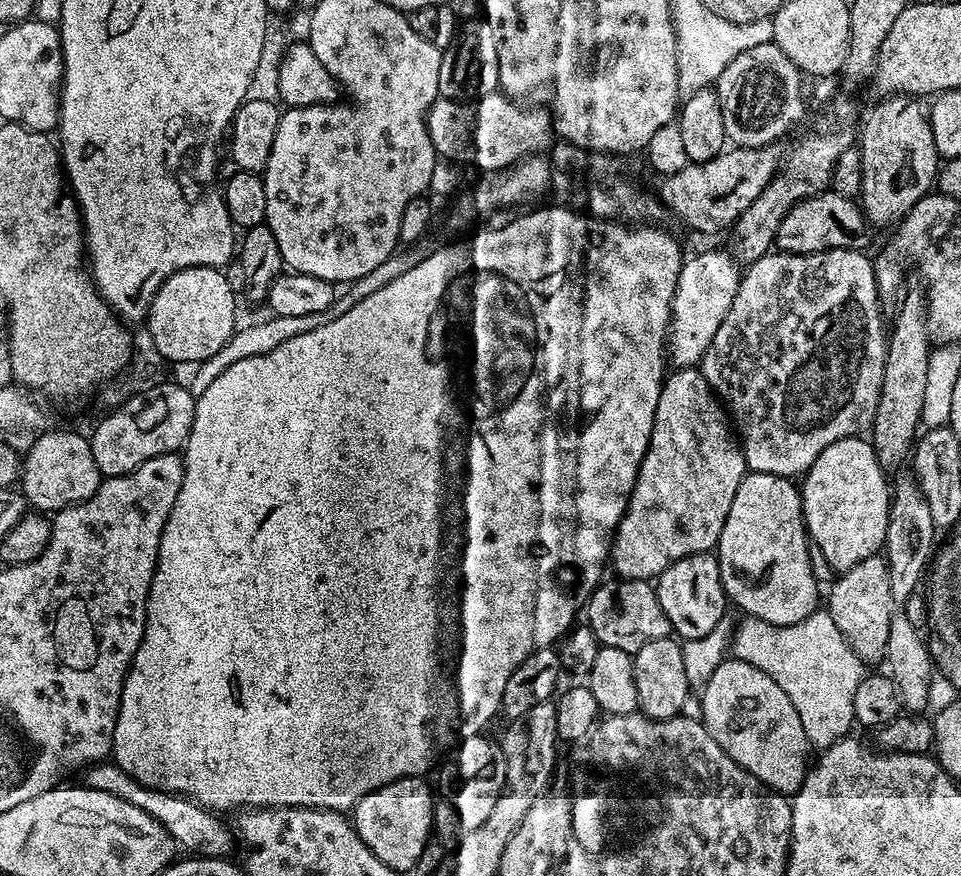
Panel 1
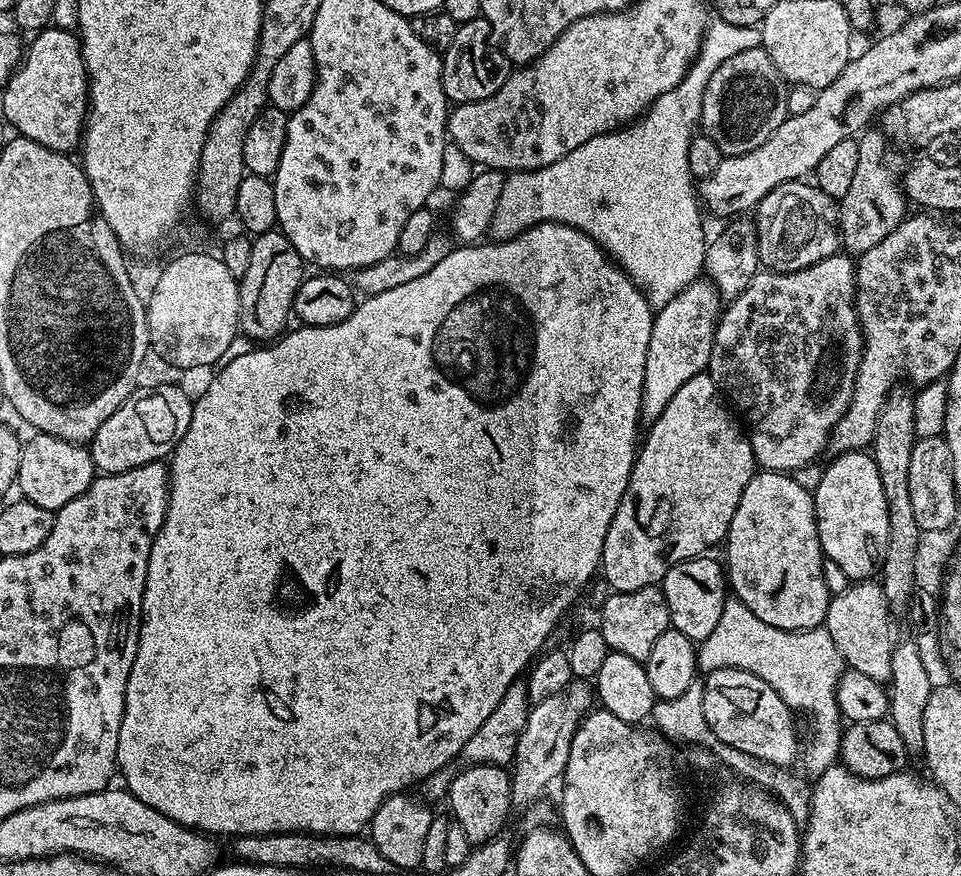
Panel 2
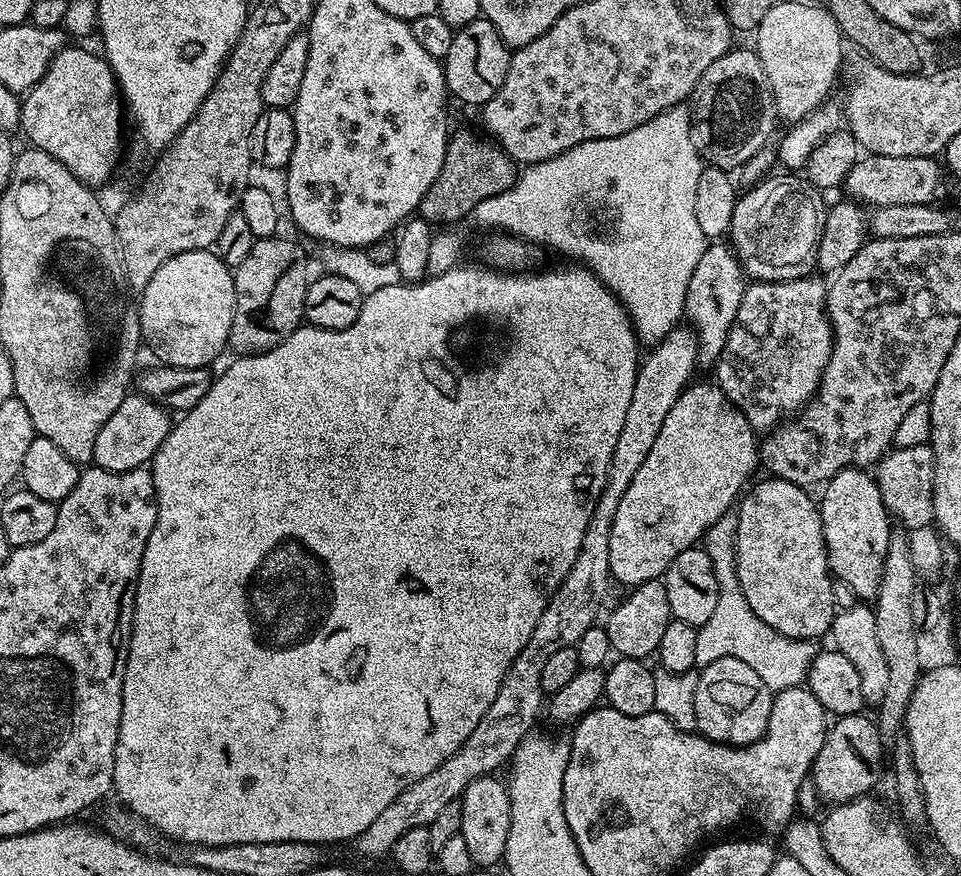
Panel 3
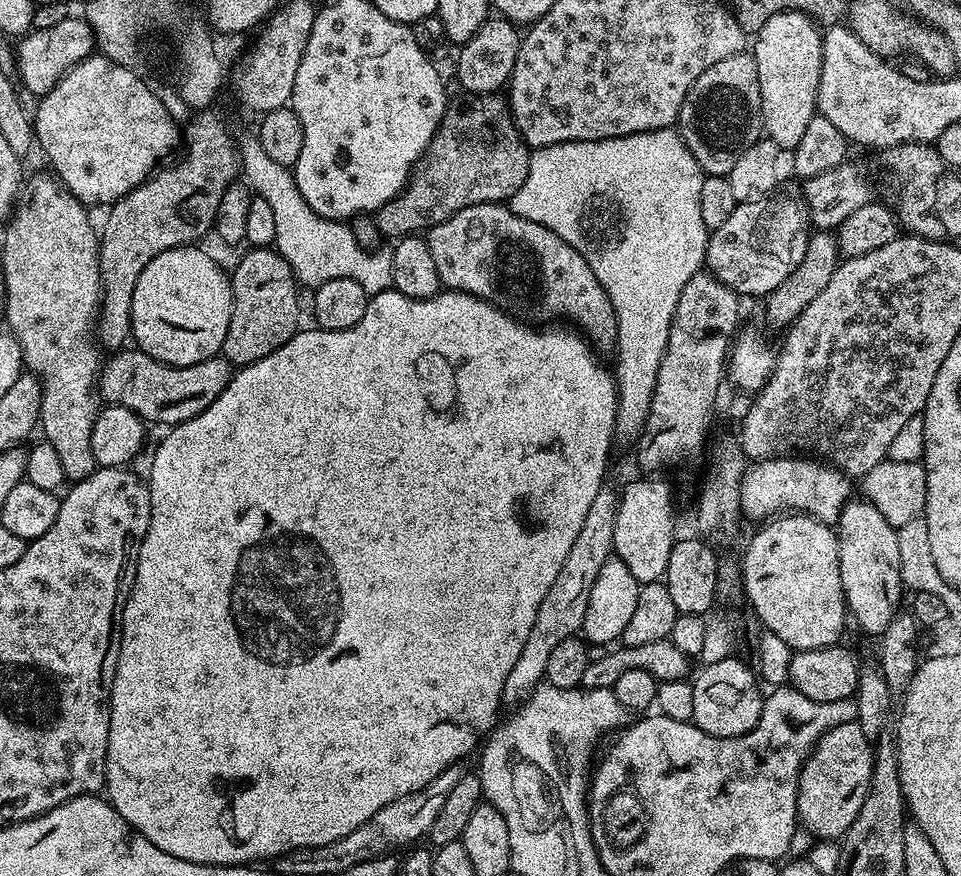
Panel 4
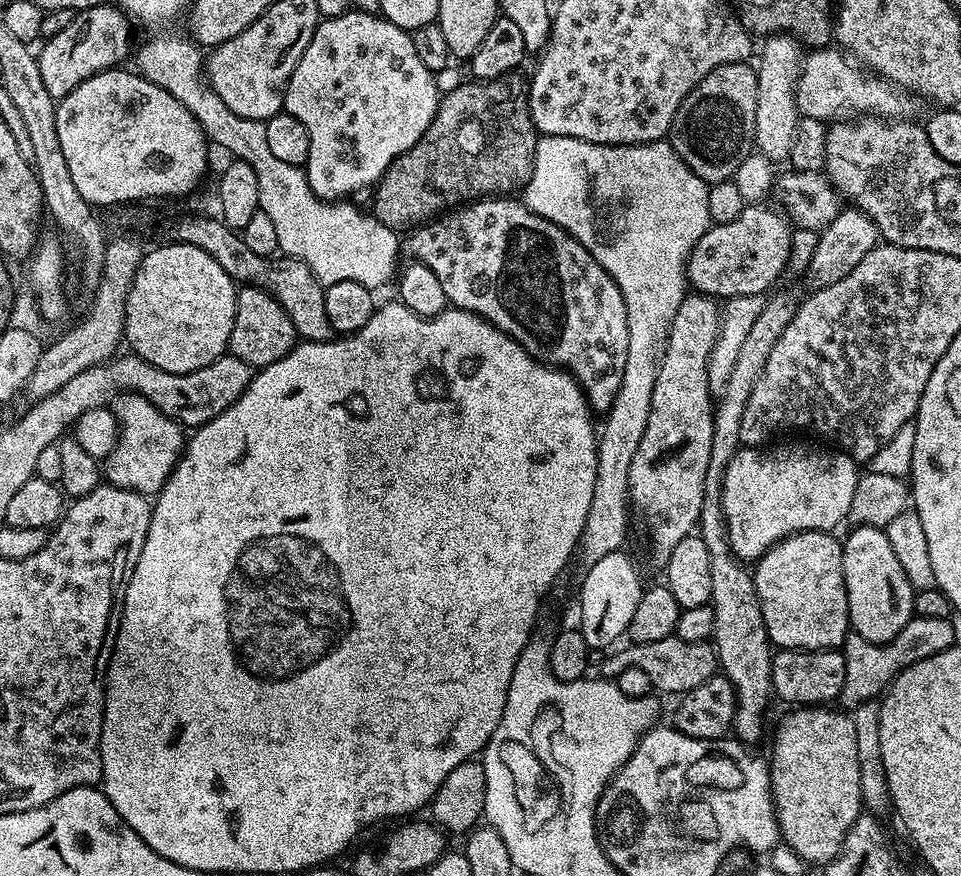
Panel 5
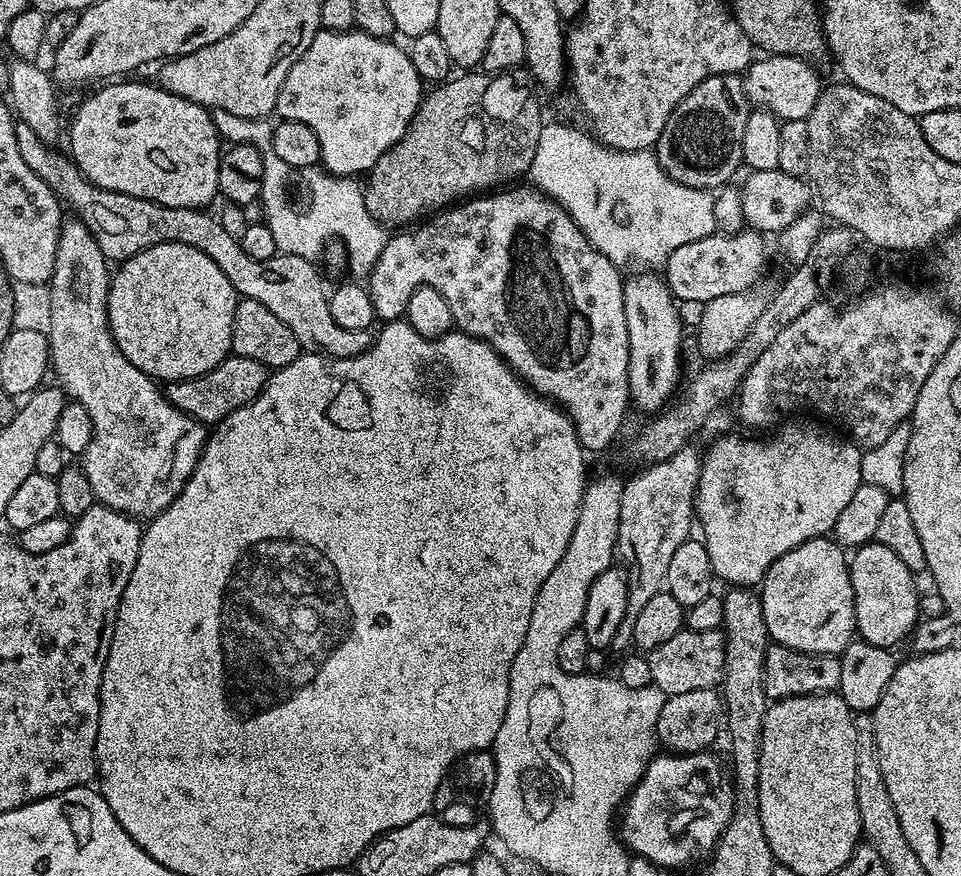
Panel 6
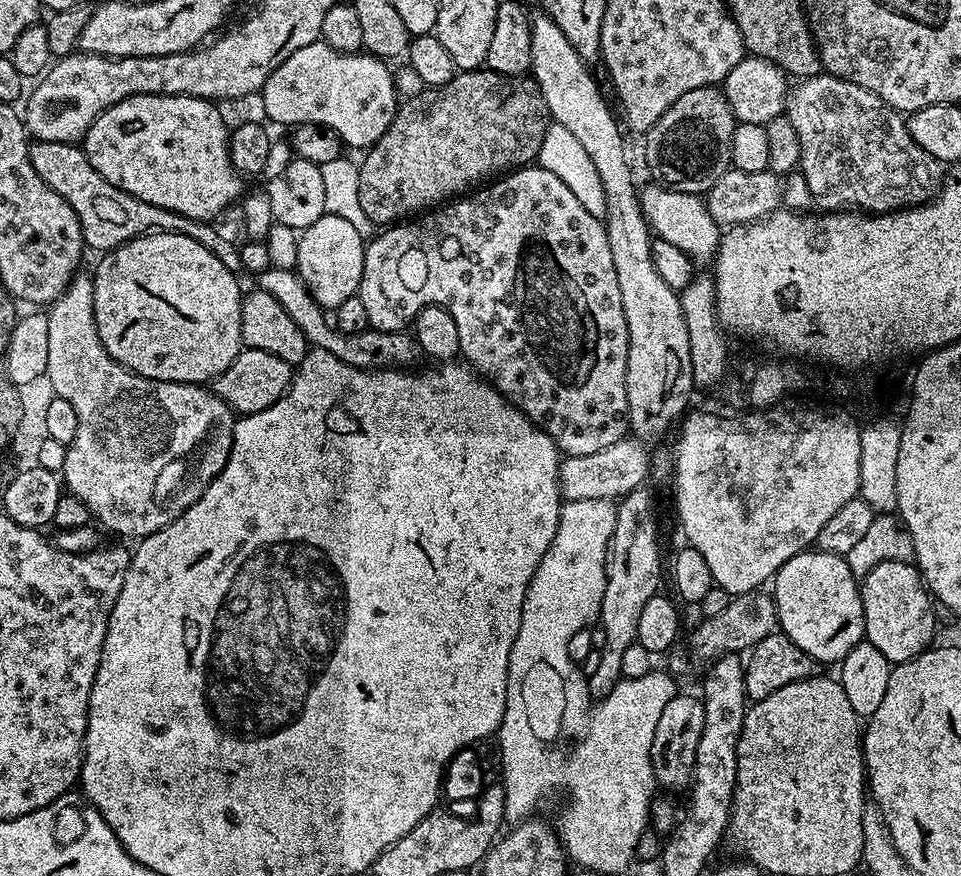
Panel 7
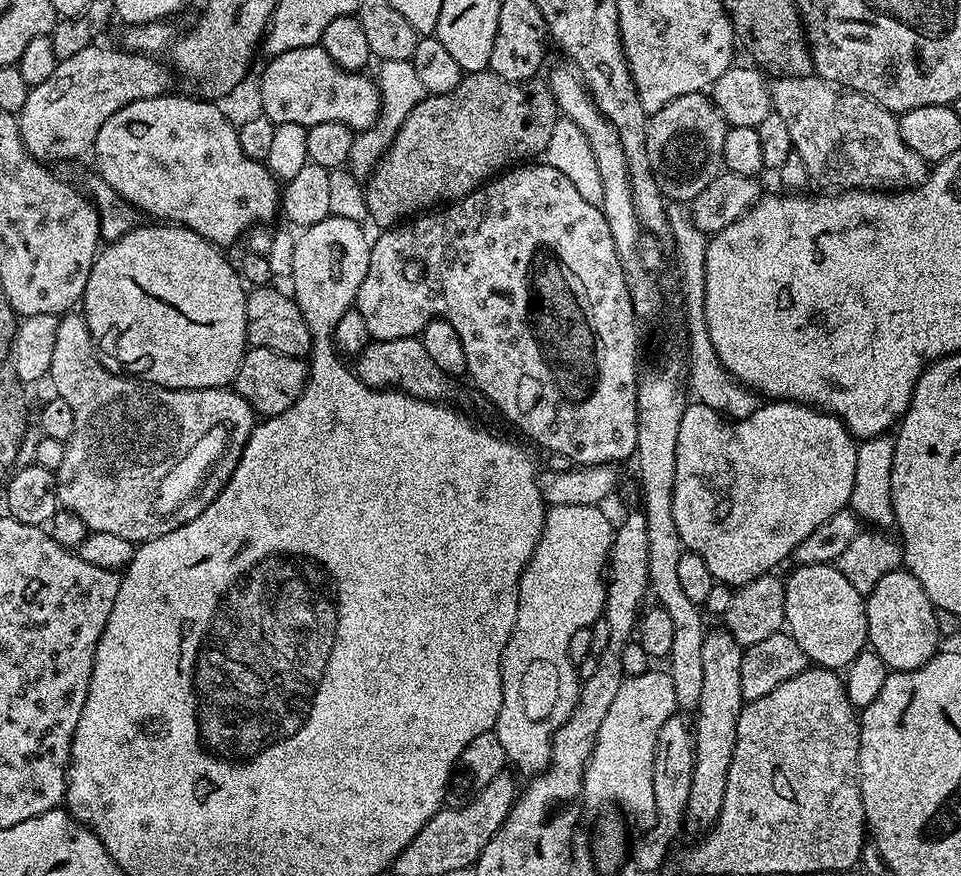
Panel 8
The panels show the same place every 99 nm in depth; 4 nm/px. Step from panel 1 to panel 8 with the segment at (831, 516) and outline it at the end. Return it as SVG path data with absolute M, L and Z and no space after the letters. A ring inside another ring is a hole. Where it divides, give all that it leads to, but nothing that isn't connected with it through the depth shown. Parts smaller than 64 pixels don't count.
M895 570L878 579L871 593L866 596L868 605L868 644L871 651L880 656L882 662L889 669L897 672L912 672L918 666L922 666L931 656L935 656L941 647L942 637L936 621L936 608L930 602L926 590L907 570Z

